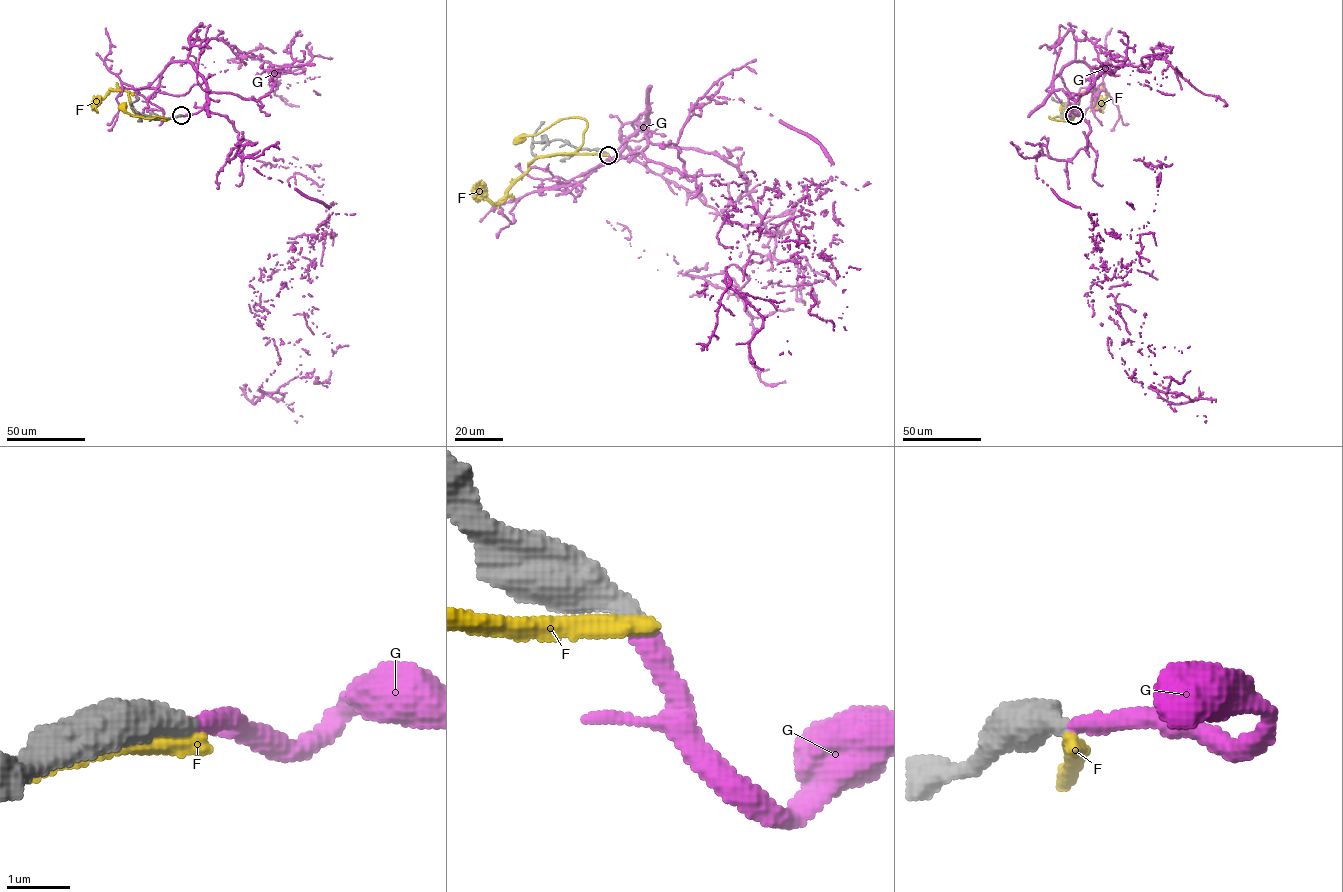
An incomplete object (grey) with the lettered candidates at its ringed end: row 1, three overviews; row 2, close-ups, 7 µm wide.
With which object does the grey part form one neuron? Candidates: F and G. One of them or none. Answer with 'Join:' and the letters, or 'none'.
Join: G

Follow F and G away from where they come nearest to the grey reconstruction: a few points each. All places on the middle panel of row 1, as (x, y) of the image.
F: (608, 155), (550, 155), (570, 155), (582, 144), (587, 122), (577, 117), (559, 119), (519, 139)
G: (608, 155), (692, 180), (717, 96), (820, 144), (818, 186), (710, 183), (782, 354)

